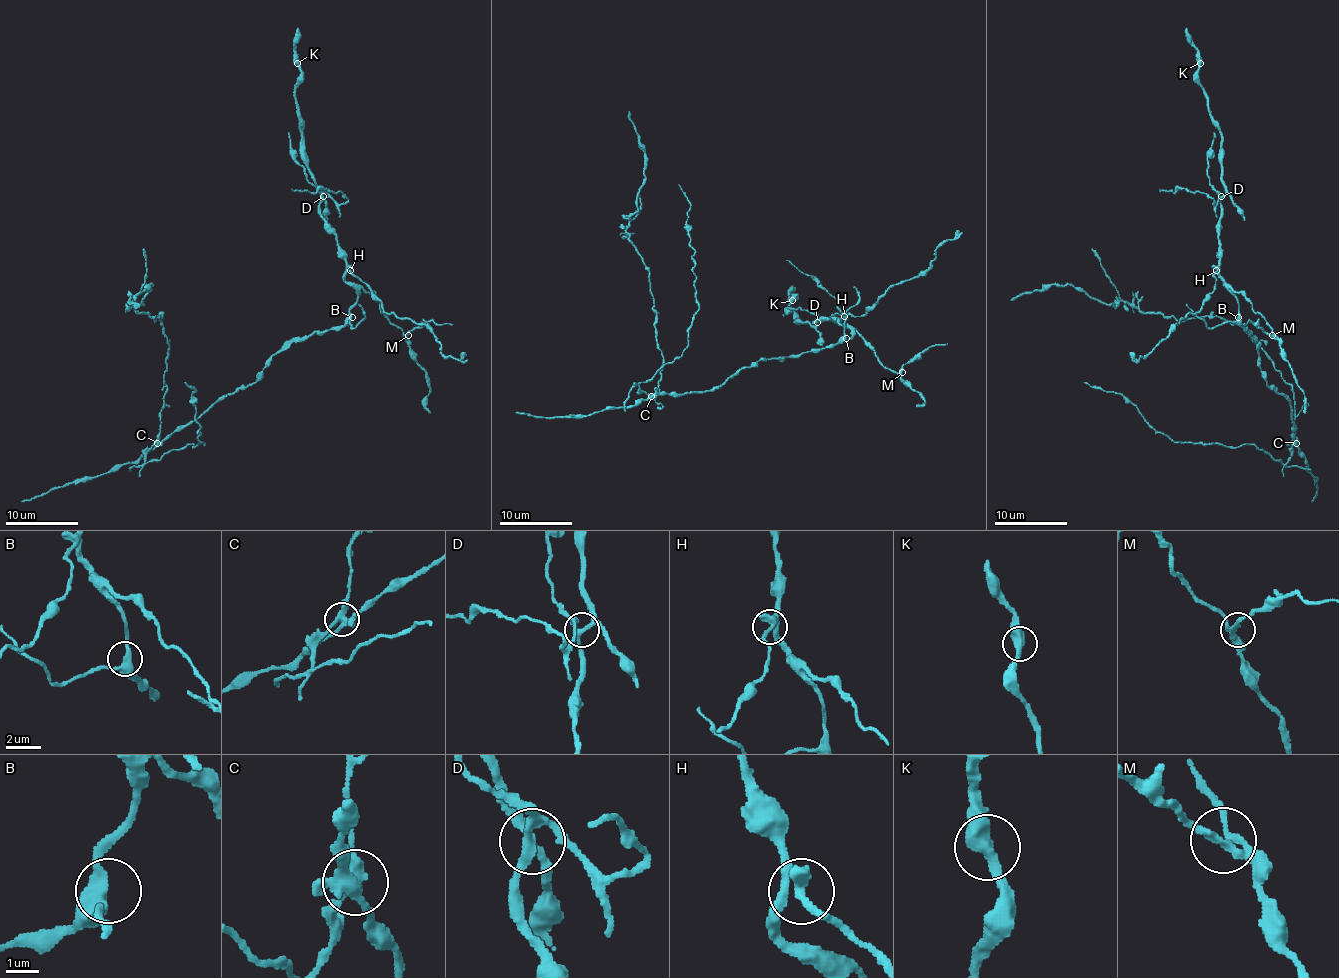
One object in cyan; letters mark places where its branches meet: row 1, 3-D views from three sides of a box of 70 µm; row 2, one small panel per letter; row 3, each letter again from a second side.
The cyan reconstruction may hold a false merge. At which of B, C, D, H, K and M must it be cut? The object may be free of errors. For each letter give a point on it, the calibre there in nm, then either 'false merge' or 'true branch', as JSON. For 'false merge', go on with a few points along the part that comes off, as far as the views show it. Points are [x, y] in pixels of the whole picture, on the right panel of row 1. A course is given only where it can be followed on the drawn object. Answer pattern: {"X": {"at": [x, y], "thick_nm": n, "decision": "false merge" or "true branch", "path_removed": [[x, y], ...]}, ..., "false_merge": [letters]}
{"B": {"at": [1238, 317], "thick_nm": 360, "decision": "true branch"}, "C": {"at": [1296, 443], "thick_nm": 400, "decision": "false merge", "path_removed": [[1295, 442], [1294, 390], [1239, 325], [1216, 316], [1182, 321], [1144, 314], [1064, 285], [1010, 299]]}, "D": {"at": [1221, 196], "thick_nm": 280, "decision": "true branch"}, "H": {"at": [1216, 270], "thick_nm": 280, "decision": "true branch"}, "K": {"at": [1200, 63], "thick_nm": 460, "decision": "true branch"}, "M": {"at": [1272, 335], "thick_nm": 220, "decision": "true branch"}, "false_merge": ["C"]}

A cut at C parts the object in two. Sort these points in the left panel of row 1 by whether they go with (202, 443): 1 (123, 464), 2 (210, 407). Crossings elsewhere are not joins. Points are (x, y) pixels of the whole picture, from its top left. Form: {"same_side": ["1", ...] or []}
{"same_side": []}

